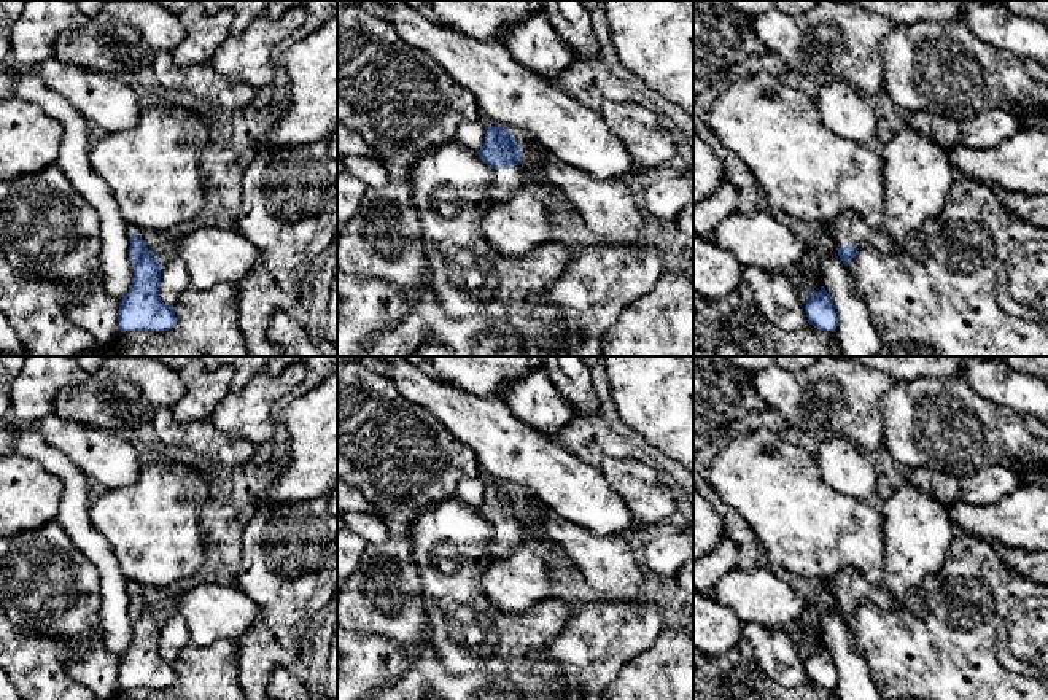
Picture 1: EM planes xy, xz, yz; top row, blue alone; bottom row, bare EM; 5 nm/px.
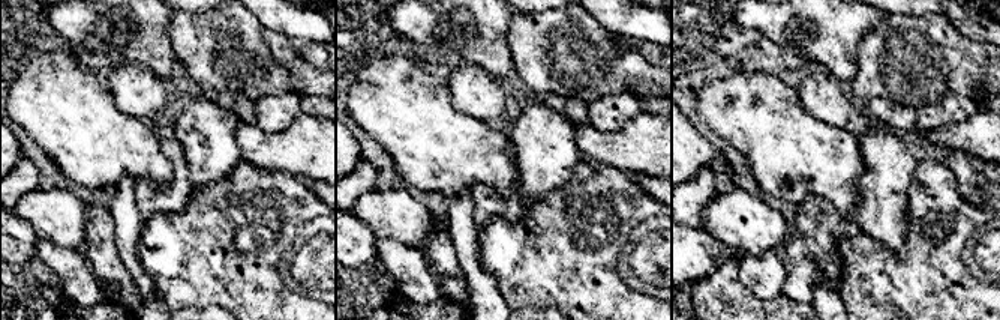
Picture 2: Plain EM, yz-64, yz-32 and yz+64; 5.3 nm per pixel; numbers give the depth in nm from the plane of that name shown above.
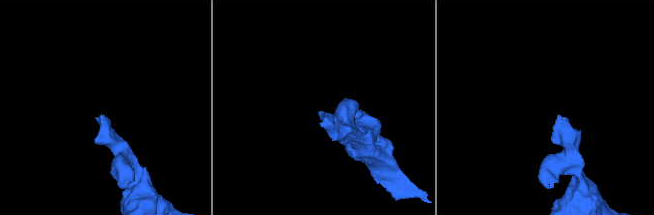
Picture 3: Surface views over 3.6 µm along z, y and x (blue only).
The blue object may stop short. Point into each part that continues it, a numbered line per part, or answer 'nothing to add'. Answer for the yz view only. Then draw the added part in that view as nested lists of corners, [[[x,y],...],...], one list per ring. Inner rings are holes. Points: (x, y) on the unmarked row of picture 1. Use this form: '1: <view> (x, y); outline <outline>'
1: yz (850, 586); outline [[[841,568],[833,581],[832,590],[836,598],[843,603],[856,603],[871,601],[879,608],[889,608],[894,605],[891,592],[881,582],[878,585],[870,584],[856,568]]]

